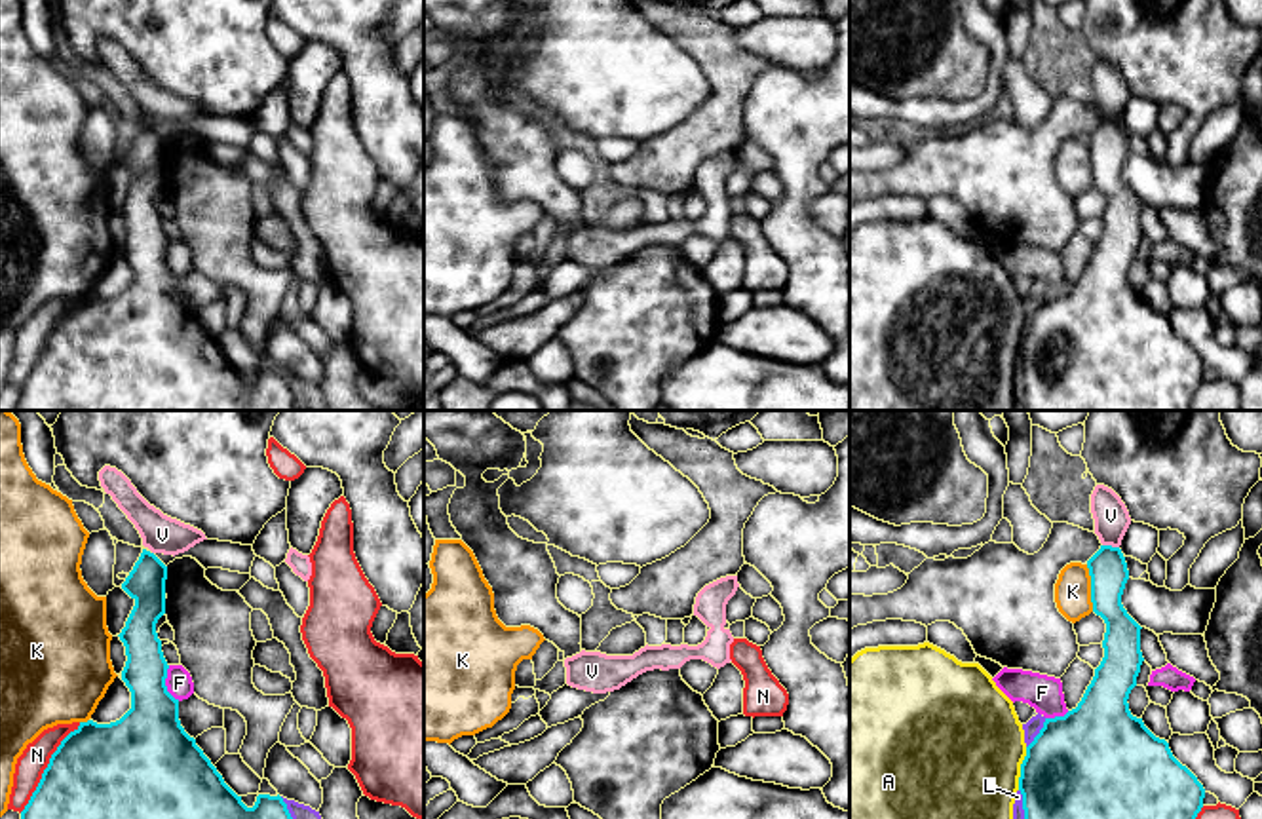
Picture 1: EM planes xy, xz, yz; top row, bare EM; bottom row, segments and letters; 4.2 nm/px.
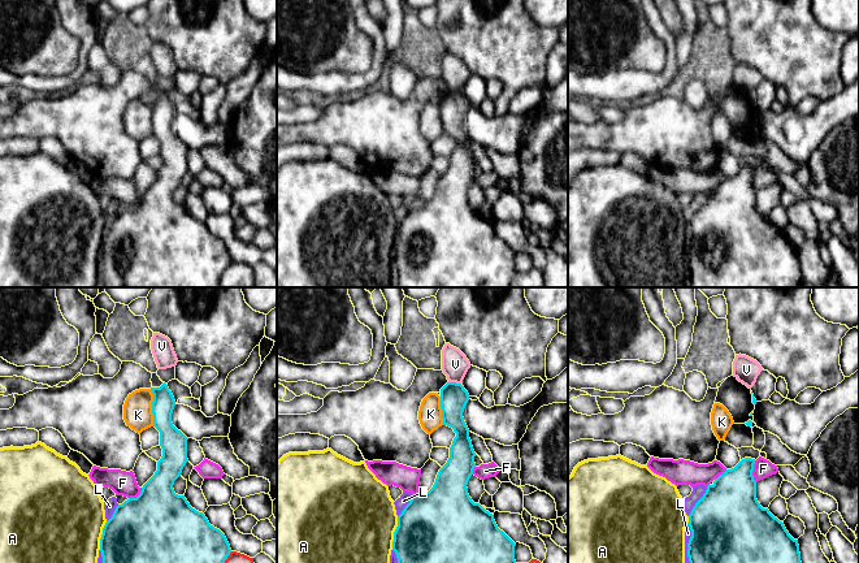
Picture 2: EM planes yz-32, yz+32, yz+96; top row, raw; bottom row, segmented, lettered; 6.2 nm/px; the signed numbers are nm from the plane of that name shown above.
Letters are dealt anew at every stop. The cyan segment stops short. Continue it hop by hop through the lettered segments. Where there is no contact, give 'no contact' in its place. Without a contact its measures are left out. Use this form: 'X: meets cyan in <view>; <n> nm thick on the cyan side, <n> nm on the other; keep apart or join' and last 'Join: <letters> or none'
A: meets cyan in yz; 440 nm thick on the cyan side, 480 nm on the other; keep apart
F: meets cyan in xy; 300 nm thick on the cyan side, 110 nm on the other; keep apart
K: meets cyan in yz; 160 nm thick on the cyan side, 160 nm on the other; keep apart
L: meets cyan in yz; 460 nm thick on the cyan side, 70 nm on the other; keep apart
N: meets cyan in xy; 400 nm thick on the cyan side, 120 nm on the other; keep apart
V: meets cyan in yz; 160 nm thick on the cyan side, 150 nm on the other; keep apart
Join: none

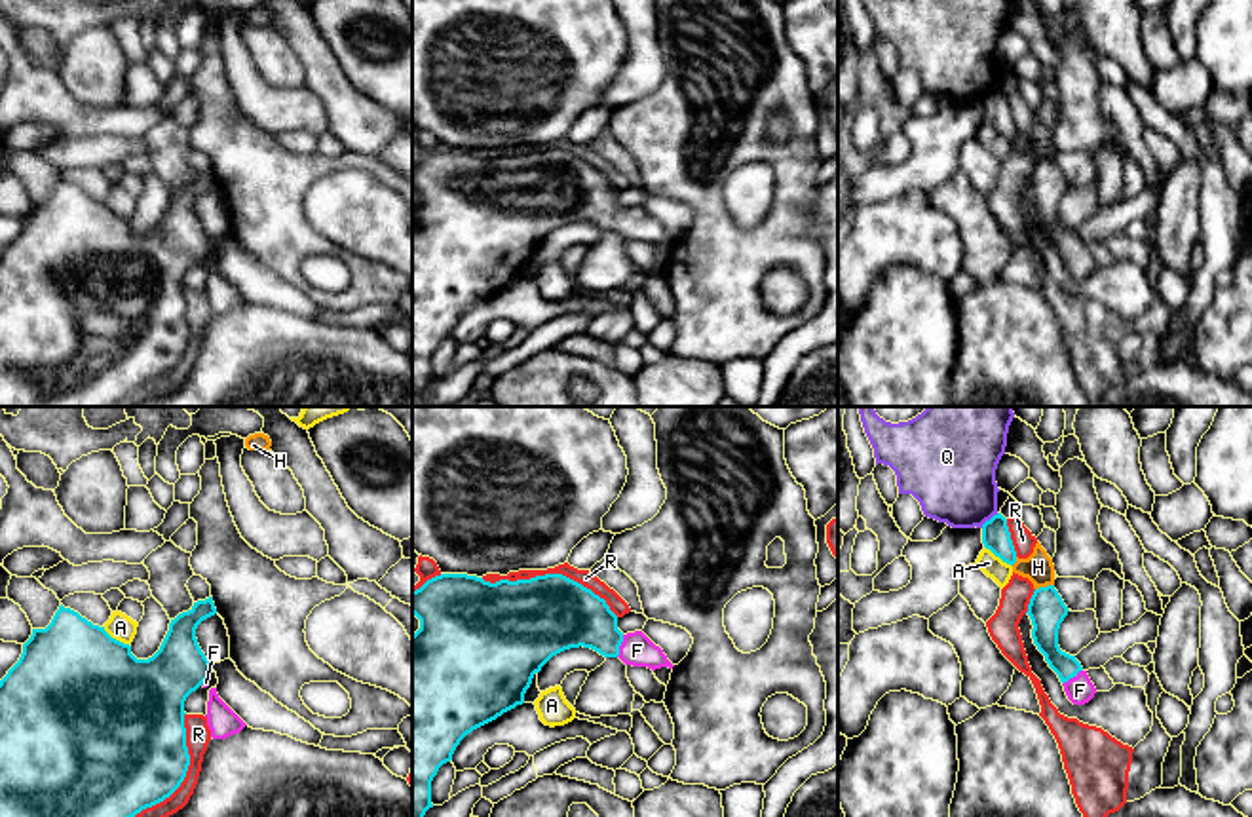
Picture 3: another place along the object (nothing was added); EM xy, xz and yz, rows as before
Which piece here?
A: meets cyan in yz; 120 nm thick on the cyan side, 90 nm on the other; keep apart
F: meets cyan in xz; 280 nm thick on the cyan side, 140 nm on the other; join
H: meets cyan in yz; 160 nm thick on the cyan side, 120 nm on the other; keep apart
Q: meets cyan in yz; 120 nm thick on the cyan side, 360 nm on the other; keep apart
R: meets cyan in xz; 380 nm thick on the cyan side, 70 nm on the other; keep apart
Join: F

